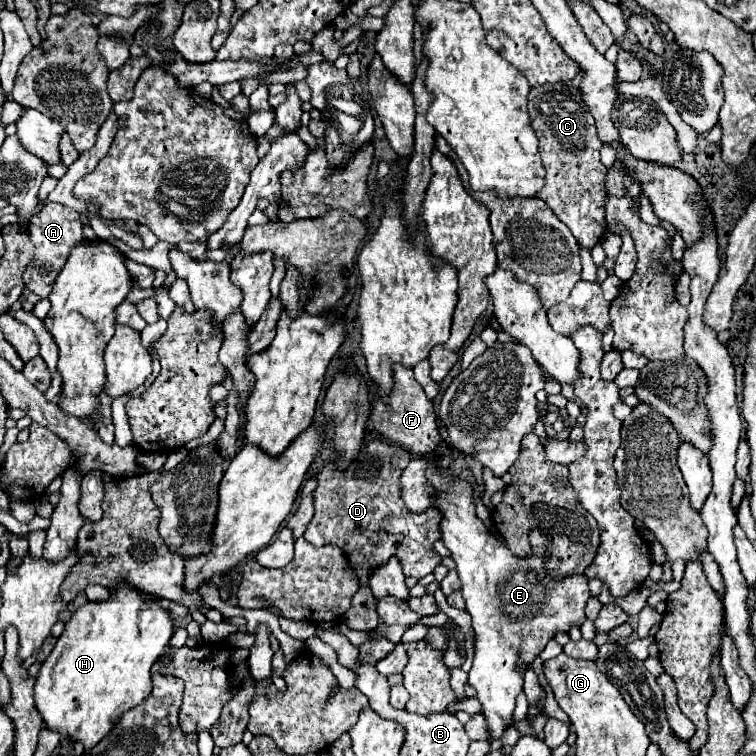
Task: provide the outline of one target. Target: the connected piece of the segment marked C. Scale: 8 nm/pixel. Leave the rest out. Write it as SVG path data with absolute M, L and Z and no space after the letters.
M543 84L539 88L531 88L529 92L529 116L531 126L539 138L539 152L545 168L545 186L539 192L539 198L559 216L559 220L573 232L579 248L591 250L601 236L605 234L605 176L607 168L601 164L601 140L597 136L595 120L587 110L587 104L579 94L571 94L567 84Z

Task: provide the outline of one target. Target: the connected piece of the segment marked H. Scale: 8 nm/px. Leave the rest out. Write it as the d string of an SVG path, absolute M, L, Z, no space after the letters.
M125 580L111 588L107 600L79 606L35 682L35 706L47 726L77 738L85 750L93 748L125 710L149 696L151 666L165 652L173 632L171 614L157 604L157 596L145 594Z

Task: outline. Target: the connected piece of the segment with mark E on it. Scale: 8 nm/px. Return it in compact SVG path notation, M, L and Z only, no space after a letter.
M431 460L431 466L427 468L427 478L437 488L435 506L441 510L441 536L443 544L451 550L451 556L457 564L457 574L463 584L463 598L465 598L465 610L473 618L473 630L475 630L475 658L473 666L469 670L469 684L477 690L477 698L483 704L483 716L487 718L491 740L501 738L507 724L511 722L511 714L515 710L515 698L523 690L523 676L517 668L517 662L523 660L523 664L531 664L547 646L547 642L557 632L569 632L573 626L581 626L585 622L585 604L589 600L589 586L587 576L565 576L561 580L555 580L547 572L547 548L551 540L539 532L533 530L529 534L531 538L531 556L519 558L513 552L505 548L503 542L499 542L487 526L477 518L475 504L473 504L473 486L463 480L453 480L447 468L441 468L437 460Z

